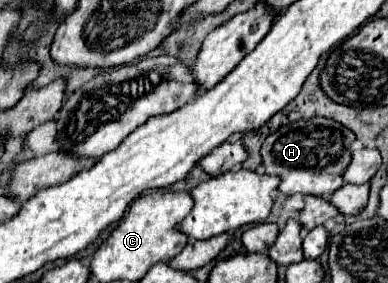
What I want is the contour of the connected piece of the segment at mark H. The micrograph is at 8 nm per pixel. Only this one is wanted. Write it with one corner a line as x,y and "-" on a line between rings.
328,118
298,120
288,126
282,126
264,140
260,150
262,164
268,176
280,178
278,192
282,192
284,196
312,194
326,198
344,184
340,174
344,172
344,166
348,166
350,144
354,140
356,136
348,128

